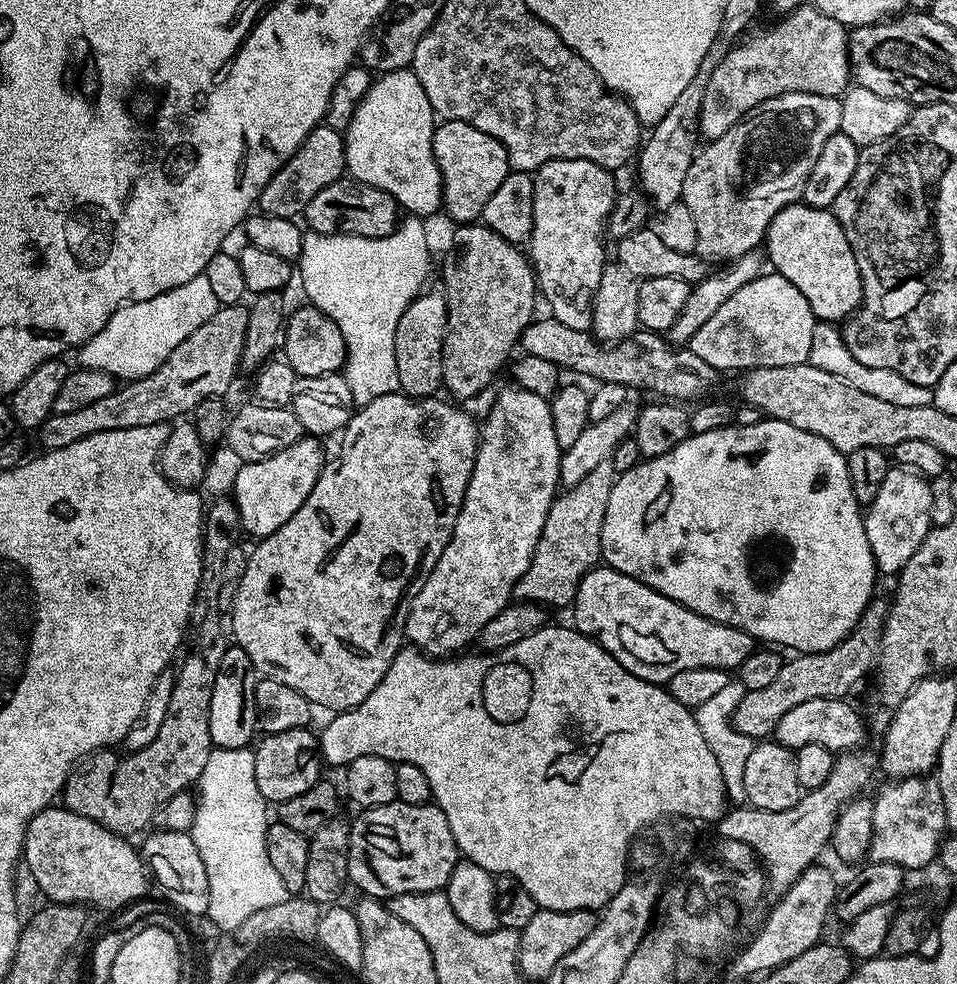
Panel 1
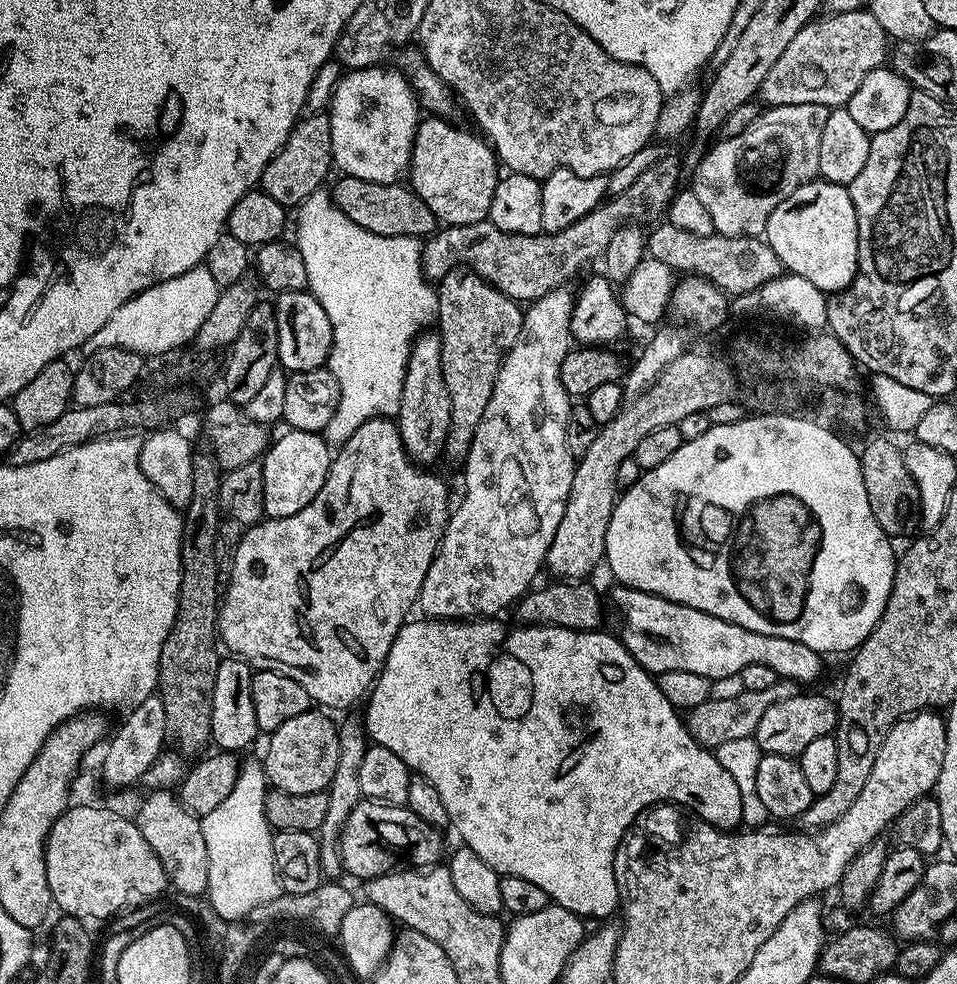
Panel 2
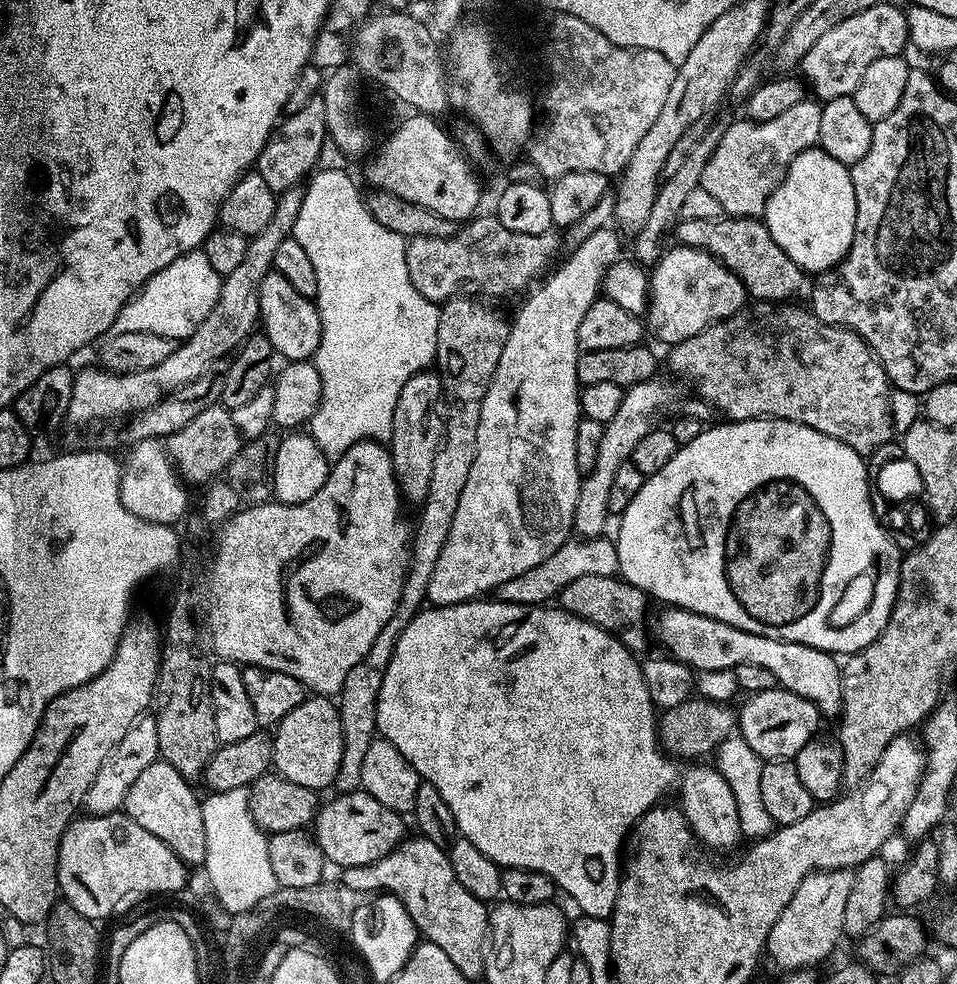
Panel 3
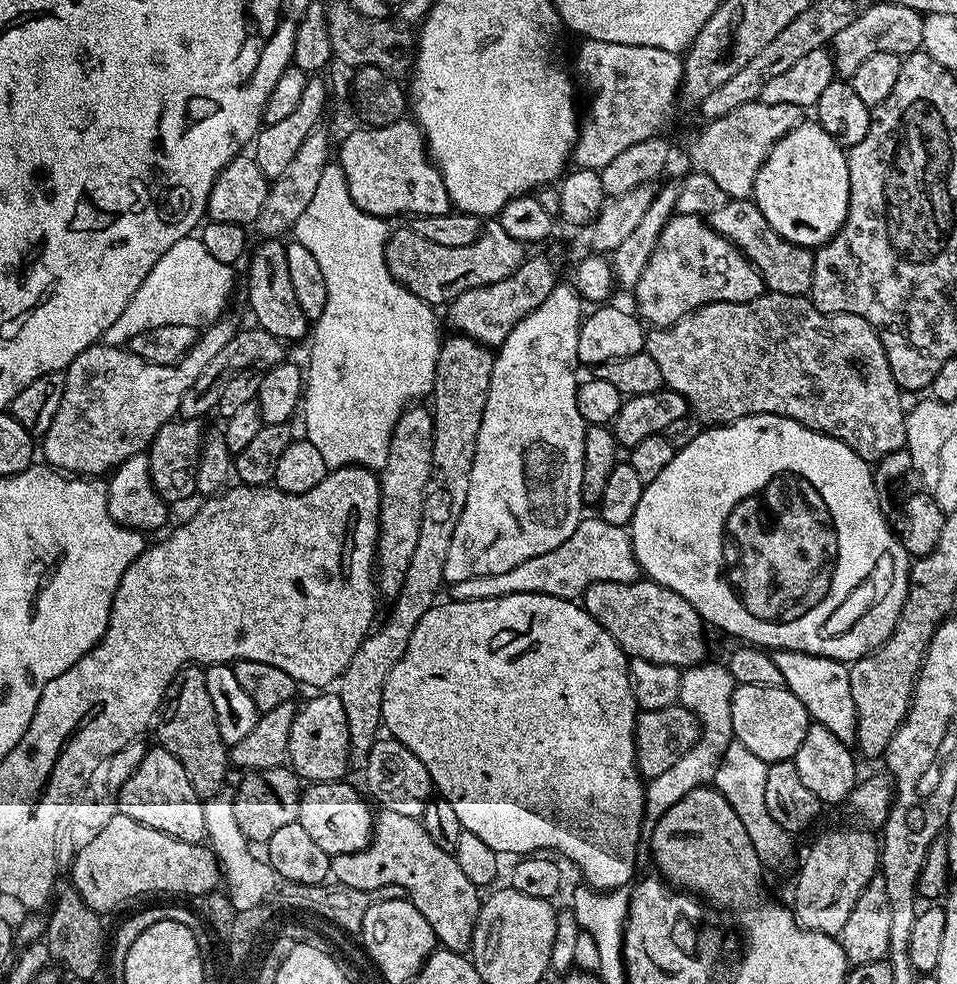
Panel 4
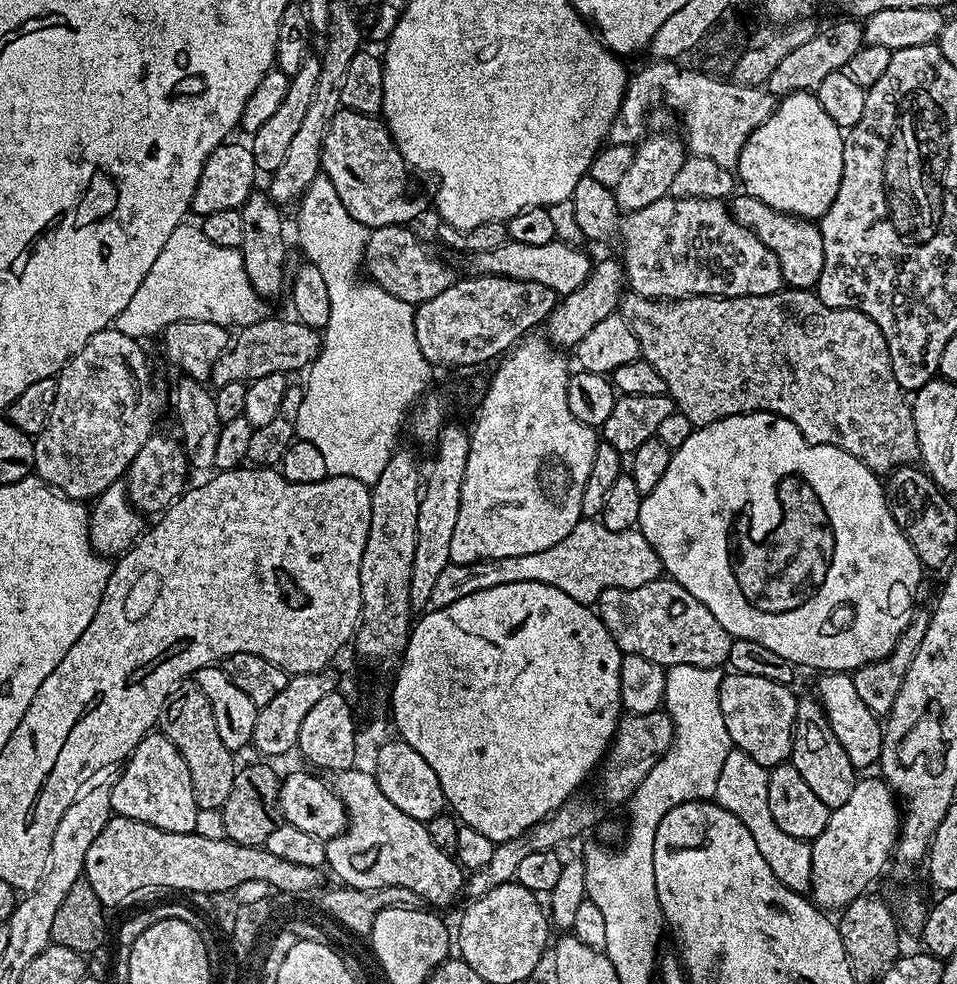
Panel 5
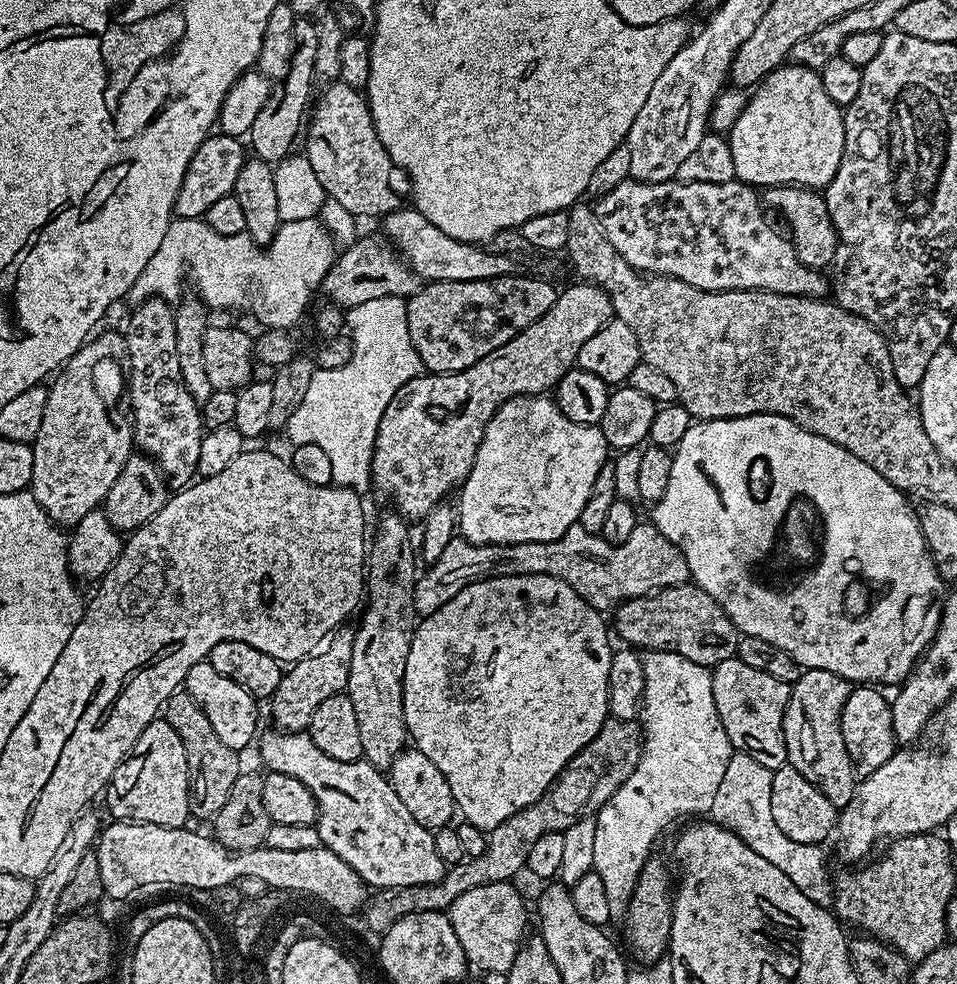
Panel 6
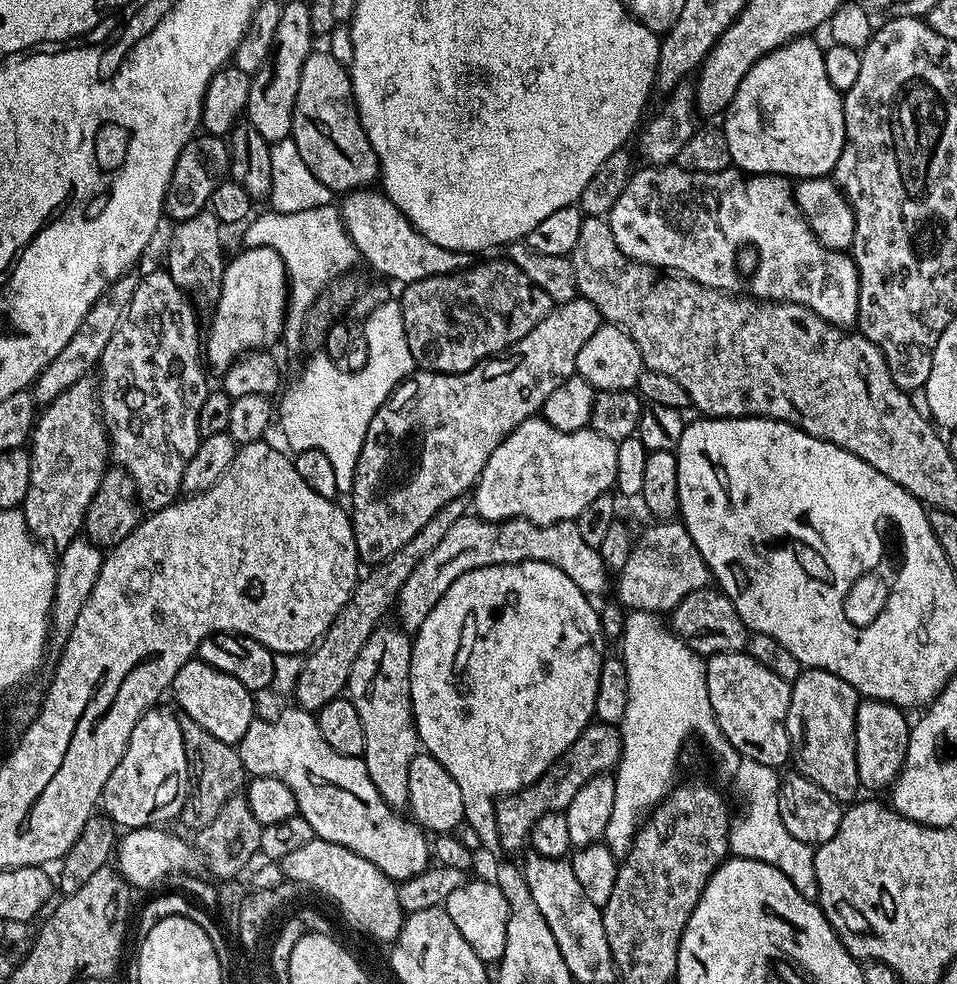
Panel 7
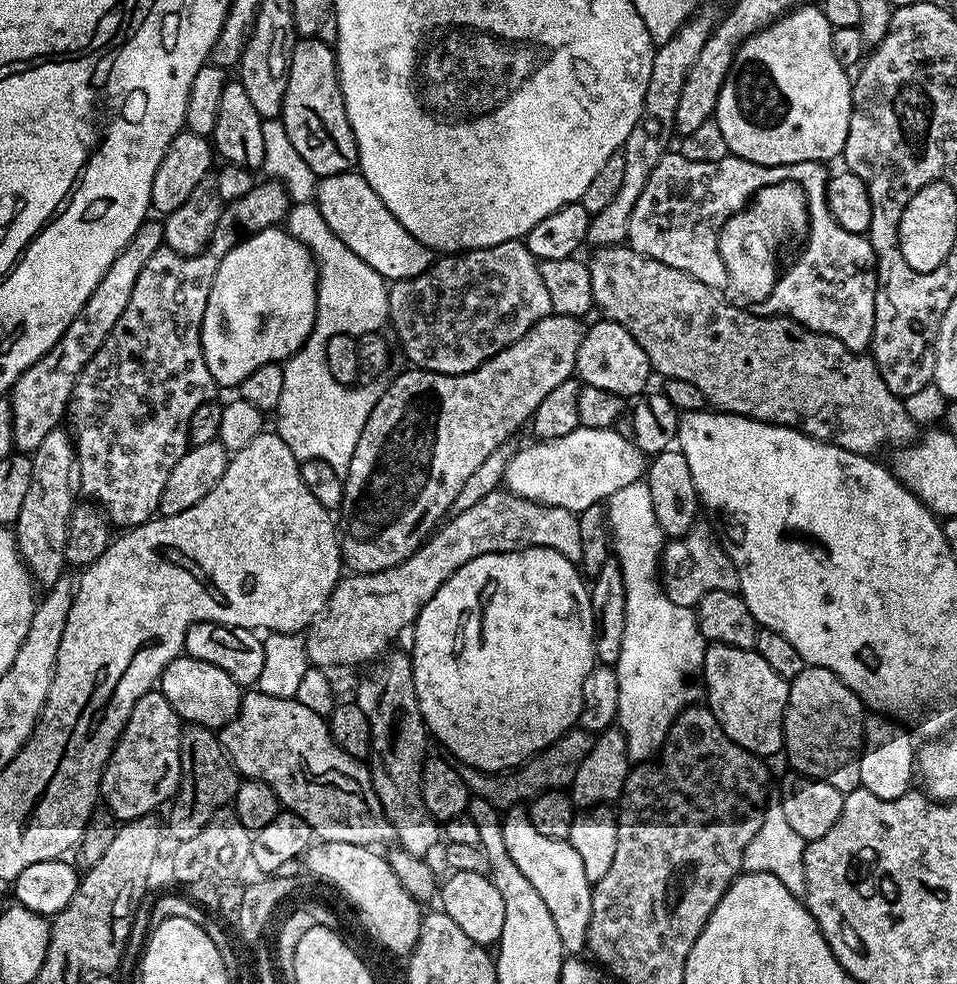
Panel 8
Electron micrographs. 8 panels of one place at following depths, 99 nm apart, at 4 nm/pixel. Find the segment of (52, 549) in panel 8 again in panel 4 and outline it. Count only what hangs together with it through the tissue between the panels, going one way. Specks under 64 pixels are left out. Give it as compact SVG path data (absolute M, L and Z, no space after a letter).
M231 314L221 316L197 335L196 345L179 362L170 366L151 364L138 358L138 354L127 347L115 348L112 344L104 344L108 342L97 342L82 350L78 358L68 363L64 372L62 403L58 405L58 414L54 414L54 422L50 422L50 430L46 430L42 437L43 463L65 474L100 478L126 462L126 458L134 458L134 454L139 452L147 453L148 445L158 430L166 426L166 422L177 419L182 398L188 393L188 388L194 386L198 374L206 370L206 362L216 357L222 351L222 346L226 346L226 342L236 336L237 331L238 325Z

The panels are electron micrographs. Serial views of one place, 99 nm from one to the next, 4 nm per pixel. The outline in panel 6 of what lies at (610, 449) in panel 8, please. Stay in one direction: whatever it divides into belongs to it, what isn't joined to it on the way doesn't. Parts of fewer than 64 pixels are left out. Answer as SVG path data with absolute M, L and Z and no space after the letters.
M551 395L516 396L513 400L507 400L490 418L490 422L484 427L482 442L478 446L478 454L474 454L474 466L470 466L470 474L465 478L458 489L460 496L460 508L458 504L458 532L463 539L472 544L521 544L522 542L550 542L562 538L570 526L579 521L582 514L582 506L586 506L586 498L590 498L590 490L594 490L594 478L609 463L610 449L602 430L595 424L579 424L570 422L562 410L558 410L555 399Z

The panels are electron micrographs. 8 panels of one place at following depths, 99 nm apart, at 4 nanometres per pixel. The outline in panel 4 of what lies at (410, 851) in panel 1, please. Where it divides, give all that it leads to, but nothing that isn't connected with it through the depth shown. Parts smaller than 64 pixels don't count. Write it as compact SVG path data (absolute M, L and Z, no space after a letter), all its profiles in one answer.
M331 780L321 784L309 783L300 794L298 823L302 826L302 830L308 831L315 844L326 850L326 854L330 857L362 852L372 839L374 808L362 792L361 796L359 790L351 788L348 782Z

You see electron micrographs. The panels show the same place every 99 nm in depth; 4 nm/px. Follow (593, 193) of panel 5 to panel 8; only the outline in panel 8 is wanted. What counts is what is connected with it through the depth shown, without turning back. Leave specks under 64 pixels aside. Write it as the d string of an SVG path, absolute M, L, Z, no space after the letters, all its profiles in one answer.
M669 150L662 158L662 162L658 162L658 166L654 166L654 174L650 174L649 180L646 181L646 190L642 190L642 194L638 194L638 202L634 202L634 210L630 214L630 230L626 241L627 247L632 248L638 254L654 258L658 262L662 262L666 266L674 266L674 270L682 270L686 274L690 274L694 278L698 278L698 282L702 282L706 286L720 290L728 284L728 271L720 257L720 237L718 229L721 224L725 224L728 219L736 212L741 212L744 205L755 196L759 188L765 188L771 184L776 184L779 180L789 180L795 184L804 187L806 200L808 202L808 231L806 233L806 241L808 245L800 252L800 257L789 266L788 269L781 271L776 277L776 285L772 293L762 301L762 312L766 316L789 316L791 320L797 320L802 326L806 326L811 332L818 332L821 336L833 336L838 338L838 342L846 345L851 352L863 353L865 349L872 343L872 335L874 334L874 294L876 293L876 255L872 249L871 242L867 235L859 232L850 232L842 230L842 226L838 226L838 222L834 218L834 214L830 214L830 206L828 205L828 178L829 169L826 170L824 164L815 164L814 162L804 162L802 164L781 164L779 167L770 164L755 164L754 162L746 162L742 158L729 154L726 158L722 158L718 162L690 162L690 158L686 158L679 150Z

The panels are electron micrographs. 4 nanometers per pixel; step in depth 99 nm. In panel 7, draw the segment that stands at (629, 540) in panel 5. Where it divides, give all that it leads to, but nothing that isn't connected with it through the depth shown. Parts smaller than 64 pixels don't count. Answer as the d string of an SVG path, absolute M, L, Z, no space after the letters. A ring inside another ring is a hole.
M465 514L450 526L446 538L414 566L414 574L406 578L400 595L396 597L394 612L400 615L399 627L405 632L414 634L426 622L430 610L450 590L450 586L462 574L478 570L482 566L499 564L517 564L518 562L550 562L558 566L566 578L574 582L589 597L596 595L608 584L610 573L602 562L599 548L586 546L582 534L578 534L575 520L563 520L557 524L535 524L529 520L482 520L475 514ZM656 522L633 543L626 566L615 577L616 596L625 609L668 614L694 590L709 587L710 573L698 546L680 522Z

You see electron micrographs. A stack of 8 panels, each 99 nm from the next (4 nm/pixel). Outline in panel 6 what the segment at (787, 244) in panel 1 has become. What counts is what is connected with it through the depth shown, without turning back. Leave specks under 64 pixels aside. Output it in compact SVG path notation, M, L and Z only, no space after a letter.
M793 62L785 63L760 81L746 102L742 114L738 114L738 122L734 122L733 128L726 134L730 154L734 154L736 179L751 182L764 190L785 182L791 182L798 188L827 188L833 172L840 165L844 113L841 105L824 92L819 71Z

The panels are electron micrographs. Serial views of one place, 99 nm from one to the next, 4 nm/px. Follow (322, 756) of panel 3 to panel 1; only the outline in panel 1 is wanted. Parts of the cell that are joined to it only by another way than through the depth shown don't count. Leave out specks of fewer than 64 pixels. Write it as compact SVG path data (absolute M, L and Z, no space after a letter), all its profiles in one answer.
M311 727L267 733L255 747L255 782L264 800L279 806L285 800L298 798L322 779L322 757L319 735Z

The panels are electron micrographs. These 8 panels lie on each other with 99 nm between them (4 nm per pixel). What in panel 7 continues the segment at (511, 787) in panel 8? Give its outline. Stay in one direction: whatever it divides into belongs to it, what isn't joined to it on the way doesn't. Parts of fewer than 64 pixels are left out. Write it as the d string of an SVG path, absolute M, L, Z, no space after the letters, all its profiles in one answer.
M599 722L588 724L586 730L582 730L582 734L578 734L575 742L554 763L548 765L546 774L542 774L530 786L526 786L522 790L518 790L514 794L510 794L496 801L497 826L501 840L501 849L504 852L516 852L520 847L525 847L528 844L528 835L534 826L534 822L538 822L538 818L542 818L542 814L563 812L565 808L570 806L570 802L574 799L574 794L577 794L578 790L586 786L592 778L596 775L611 773L620 761L621 754L622 738L620 737L620 730L617 725L601 724Z

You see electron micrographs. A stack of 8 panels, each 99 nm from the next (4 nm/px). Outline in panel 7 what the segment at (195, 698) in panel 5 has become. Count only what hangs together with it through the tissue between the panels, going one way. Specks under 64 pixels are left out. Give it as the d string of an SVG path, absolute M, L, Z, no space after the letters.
M180 716L182 726L182 746L186 746L186 762L188 763L188 793L182 806L178 820L191 830L199 830L214 822L218 810L231 796L237 795L245 787L246 773L242 766L239 751L226 742L218 742L214 734L210 734L203 726L198 726L194 718Z

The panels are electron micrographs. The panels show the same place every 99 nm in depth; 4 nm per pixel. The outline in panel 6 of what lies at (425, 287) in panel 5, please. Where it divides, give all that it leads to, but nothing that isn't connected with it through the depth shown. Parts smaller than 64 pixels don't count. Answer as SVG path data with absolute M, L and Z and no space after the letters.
M361 235L347 245L336 257L320 290L335 307L350 310L377 298L402 297L405 300L422 287L419 275L405 263L385 239Z

